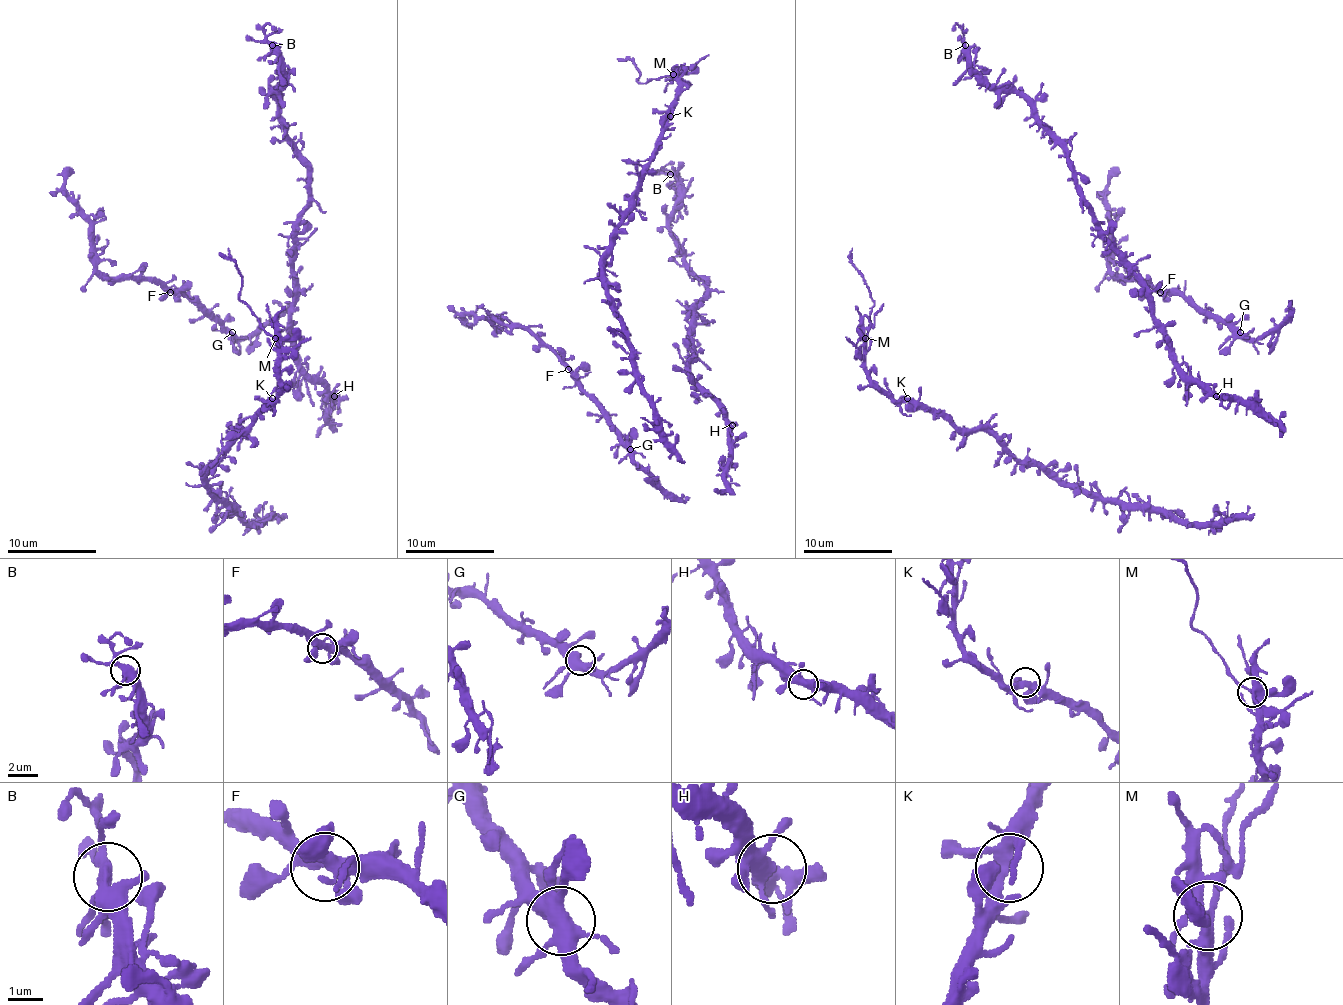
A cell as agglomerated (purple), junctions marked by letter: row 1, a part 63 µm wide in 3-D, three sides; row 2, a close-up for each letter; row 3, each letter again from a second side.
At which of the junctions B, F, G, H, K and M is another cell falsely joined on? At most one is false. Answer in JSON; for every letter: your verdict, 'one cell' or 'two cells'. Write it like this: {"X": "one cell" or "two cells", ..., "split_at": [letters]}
{"B": "one cell", "F": "one cell", "G": "one cell", "H": "one cell", "K": "one cell", "M": "two cells", "split_at": ["M"]}

